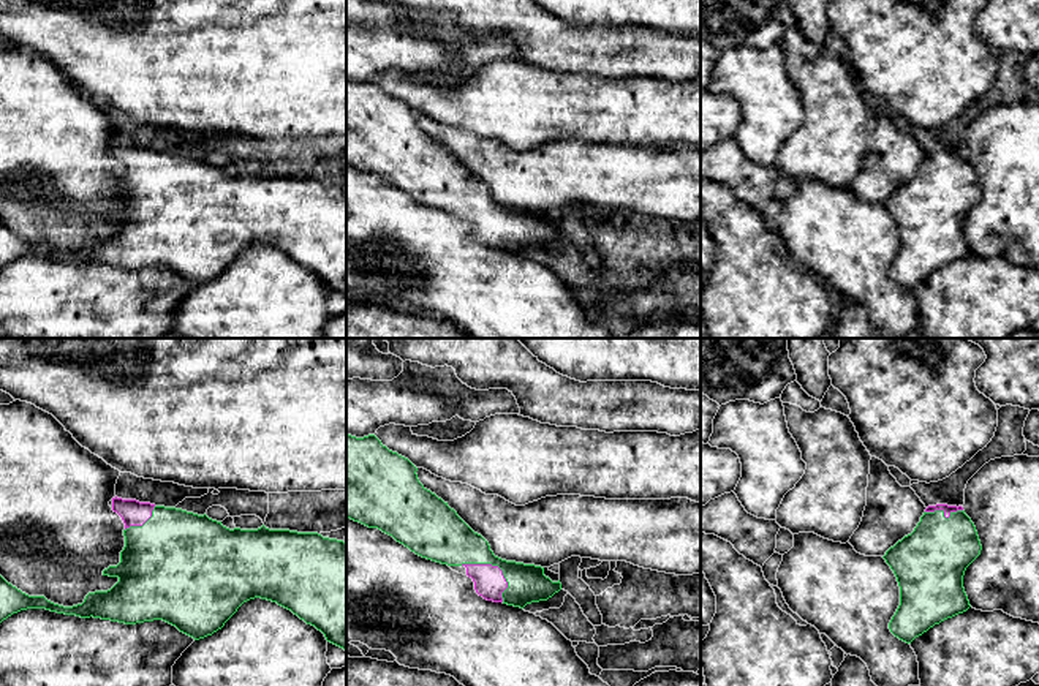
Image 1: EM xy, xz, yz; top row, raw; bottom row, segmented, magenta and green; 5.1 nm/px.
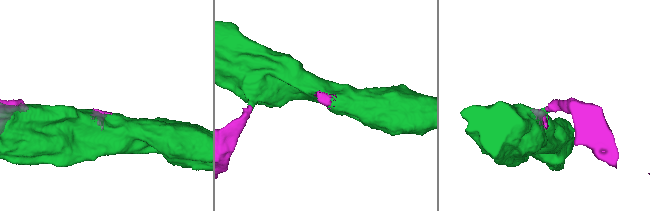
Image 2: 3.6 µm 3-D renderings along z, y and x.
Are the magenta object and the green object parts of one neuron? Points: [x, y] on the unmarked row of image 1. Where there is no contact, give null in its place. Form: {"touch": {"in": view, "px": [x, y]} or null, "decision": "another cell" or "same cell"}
{"touch": {"in": "xz", "px": [497, 212]}, "decision": "same cell"}

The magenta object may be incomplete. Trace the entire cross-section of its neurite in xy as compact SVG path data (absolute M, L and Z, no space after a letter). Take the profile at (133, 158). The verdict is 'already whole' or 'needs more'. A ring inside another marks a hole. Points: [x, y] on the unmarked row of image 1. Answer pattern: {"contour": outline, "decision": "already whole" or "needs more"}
{"contour": "M117 142L112 156L125 169L125 193L120 209L103 221L119 228L108 237L89 239L82 250L63 253L44 242L28 242L0 221L0 269L21 256L46 254L125 270L163 266L199 286L221 275L244 248L261 243L291 256L346 297L346 188L264 171L229 175L206 160Z", "decision": "needs more"}

